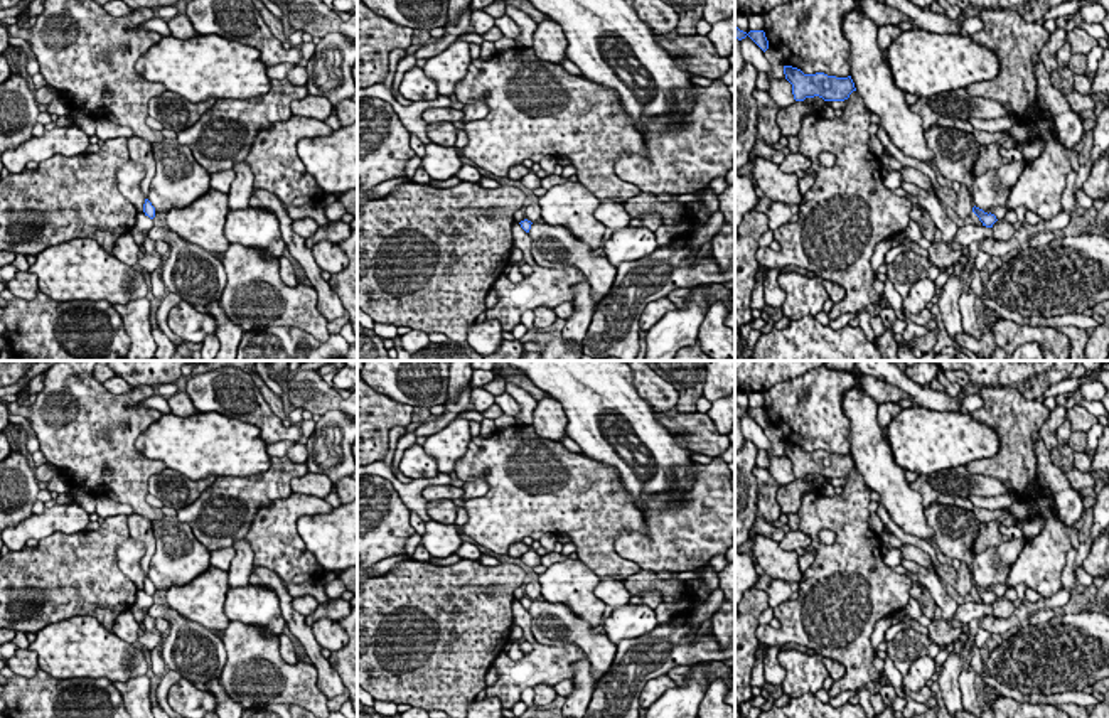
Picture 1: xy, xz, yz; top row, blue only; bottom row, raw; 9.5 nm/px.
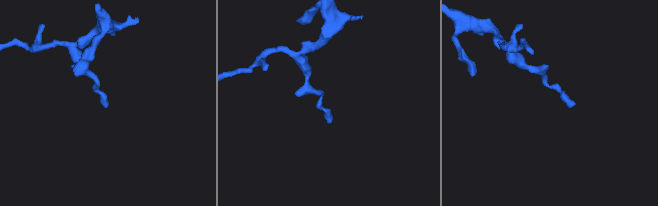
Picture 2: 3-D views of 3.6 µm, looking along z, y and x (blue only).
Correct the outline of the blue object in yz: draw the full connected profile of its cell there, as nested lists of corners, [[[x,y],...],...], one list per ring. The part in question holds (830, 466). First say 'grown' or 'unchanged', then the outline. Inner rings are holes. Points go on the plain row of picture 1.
unchanged; [[[784,443],[785,457],[792,462],[796,479],[819,474],[824,479],[844,479],[856,469],[851,453],[836,455],[824,450],[804,452],[801,447]]]

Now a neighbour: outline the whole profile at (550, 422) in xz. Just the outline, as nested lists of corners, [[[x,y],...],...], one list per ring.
[[[543,398],[538,401],[533,413],[533,428],[538,437],[561,442],[566,433],[568,418],[561,403],[554,398]]]

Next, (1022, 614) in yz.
[[[1062,588],[1048,598],[1040,598],[1038,602],[1023,602],[1015,612],[1006,619],[996,619],[993,614],[986,615],[979,629],[984,629],[991,634],[1005,634],[1015,630],[1016,627],[1026,624],[1031,615],[1043,608],[1070,607],[1077,593],[1067,588]]]

